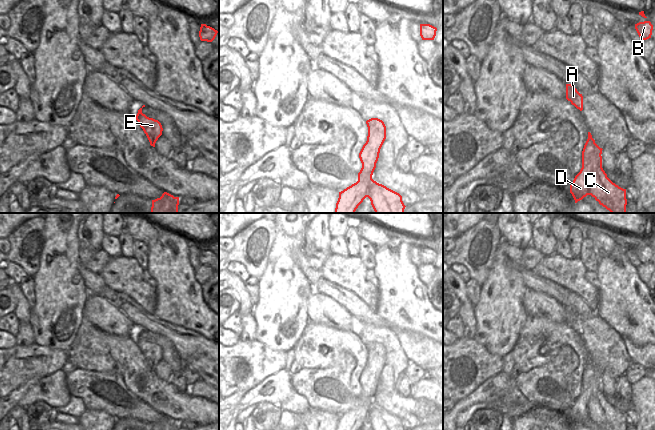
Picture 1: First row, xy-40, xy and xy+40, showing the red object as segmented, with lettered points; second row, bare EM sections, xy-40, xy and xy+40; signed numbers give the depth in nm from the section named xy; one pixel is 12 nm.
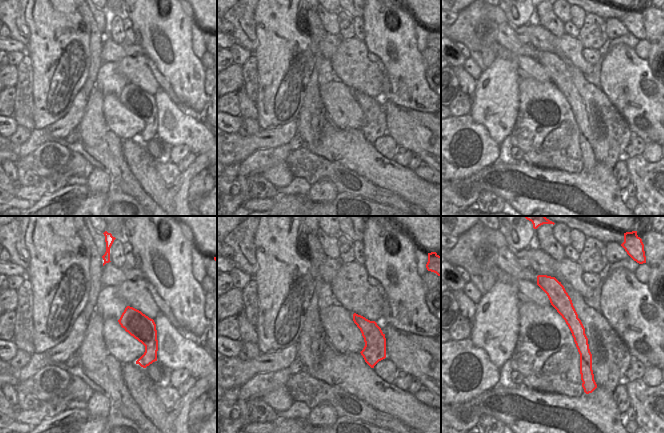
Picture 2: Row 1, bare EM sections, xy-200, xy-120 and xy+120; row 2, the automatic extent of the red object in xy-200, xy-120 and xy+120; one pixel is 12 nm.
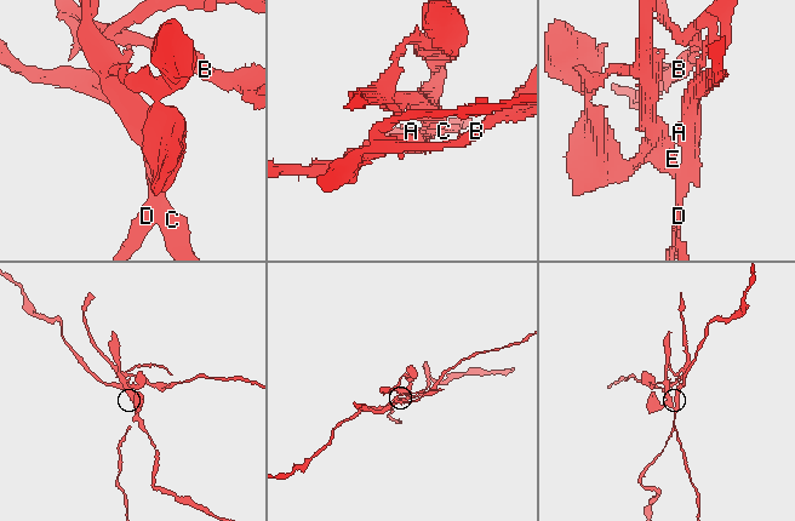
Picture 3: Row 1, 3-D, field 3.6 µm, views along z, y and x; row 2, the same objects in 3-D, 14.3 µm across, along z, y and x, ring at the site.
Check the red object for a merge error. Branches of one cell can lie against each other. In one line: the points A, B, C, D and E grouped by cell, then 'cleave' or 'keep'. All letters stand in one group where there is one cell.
groups A B C / D E; cleave

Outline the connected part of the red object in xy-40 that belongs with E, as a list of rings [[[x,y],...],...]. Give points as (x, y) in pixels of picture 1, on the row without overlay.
[[[143,329],[138,334],[138,337],[136,339],[136,344],[138,345],[140,351],[143,353],[144,357],[146,358],[150,366],[150,369],[155,371],[156,365],[162,359],[163,352],[158,344],[149,342],[142,337],[143,331],[145,331],[145,329]]]

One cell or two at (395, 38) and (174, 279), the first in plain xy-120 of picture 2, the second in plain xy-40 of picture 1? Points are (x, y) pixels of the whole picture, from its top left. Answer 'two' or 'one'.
one

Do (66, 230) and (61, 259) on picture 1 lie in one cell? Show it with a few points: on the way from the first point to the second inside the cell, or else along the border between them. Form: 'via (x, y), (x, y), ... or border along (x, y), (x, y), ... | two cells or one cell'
via (62, 237), (61, 252) | one cell

